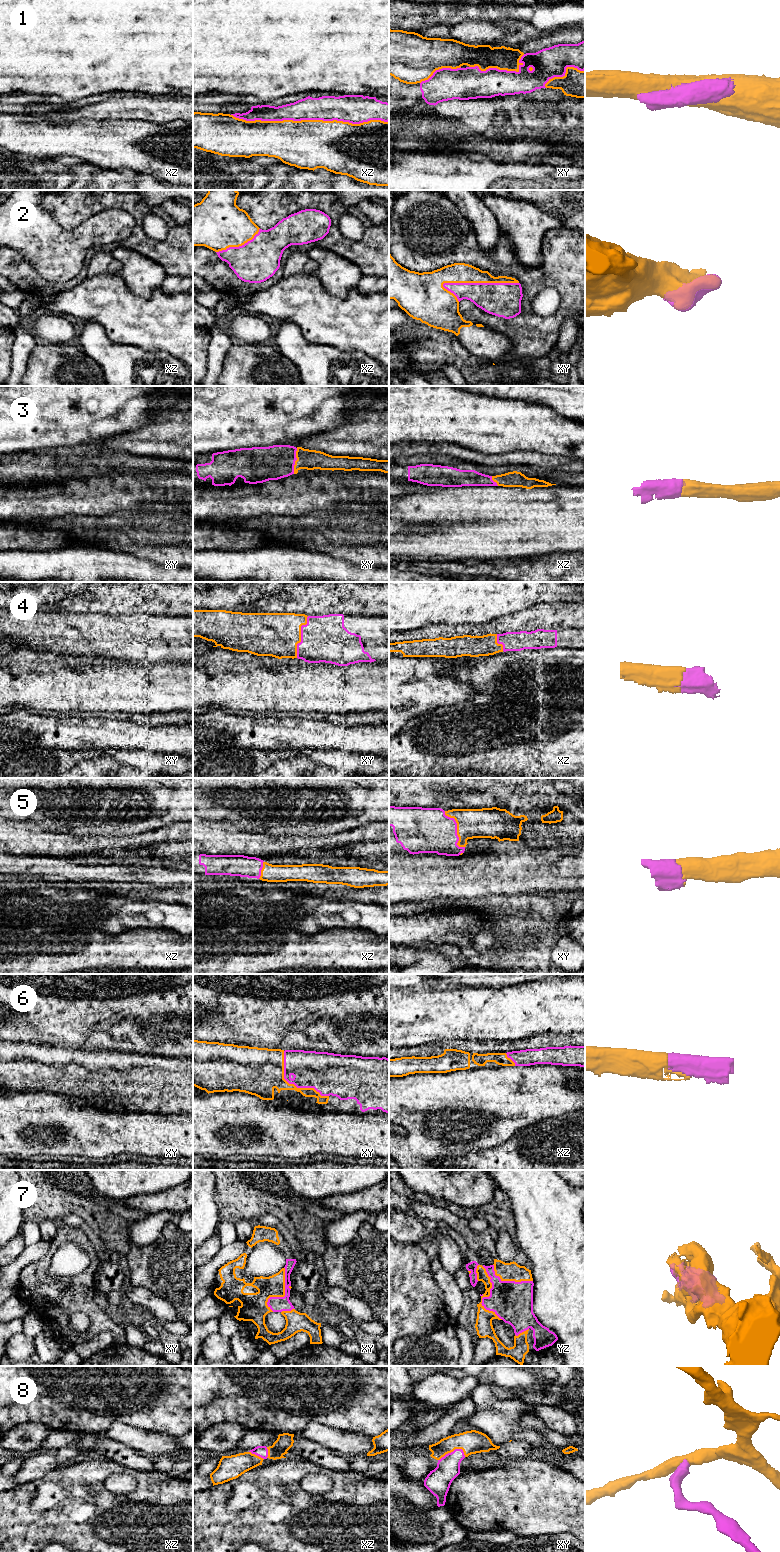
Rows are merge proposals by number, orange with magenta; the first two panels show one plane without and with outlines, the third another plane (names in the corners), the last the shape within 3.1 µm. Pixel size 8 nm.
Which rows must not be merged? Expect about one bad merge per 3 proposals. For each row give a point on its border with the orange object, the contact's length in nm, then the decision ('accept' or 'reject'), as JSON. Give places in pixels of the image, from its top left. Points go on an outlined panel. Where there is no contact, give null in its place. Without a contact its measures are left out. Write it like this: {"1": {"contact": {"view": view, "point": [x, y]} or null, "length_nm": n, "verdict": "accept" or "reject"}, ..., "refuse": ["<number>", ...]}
{"1": {"contact": {"view": "xz", "point": [310, 120]}, "length_nm": 1250, "verdict": "reject"}, "2": {"contact": {"view": "xy", "point": [479, 282]}, "length_nm": 600, "verdict": "accept"}, "3": {"contact": {"view": "xy", "point": [295, 461]}, "length_nm": 220, "verdict": "accept"}, "4": {"contact": {"view": "xy", "point": [300, 636]}, "length_nm": 340, "verdict": "accept"}, "5": {"contact": {"view": "xy", "point": [457, 829]}, "length_nm": 340, "verdict": "accept"}, "6": {"contact": {"view": "xy", "point": [293, 1084]}, "length_nm": 500, "verdict": "accept"}, "7": {"contact": {"view": "yz", "point": [486, 1296]}, "length_nm": 460, "verdict": "accept"}, "8": {"contact": {"view": "xy", "point": [452, 1451]}, "length_nm": 220, "verdict": "accept"}, "refuse": ["1"]}

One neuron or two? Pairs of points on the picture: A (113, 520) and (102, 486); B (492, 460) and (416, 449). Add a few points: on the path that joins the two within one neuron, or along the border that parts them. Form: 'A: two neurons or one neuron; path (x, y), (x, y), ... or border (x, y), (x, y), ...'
A: two neurons; border (134, 512), (115, 511), (104, 515), (88, 515)
B: one neuron; path (473, 457), (453, 450), (435, 448)

